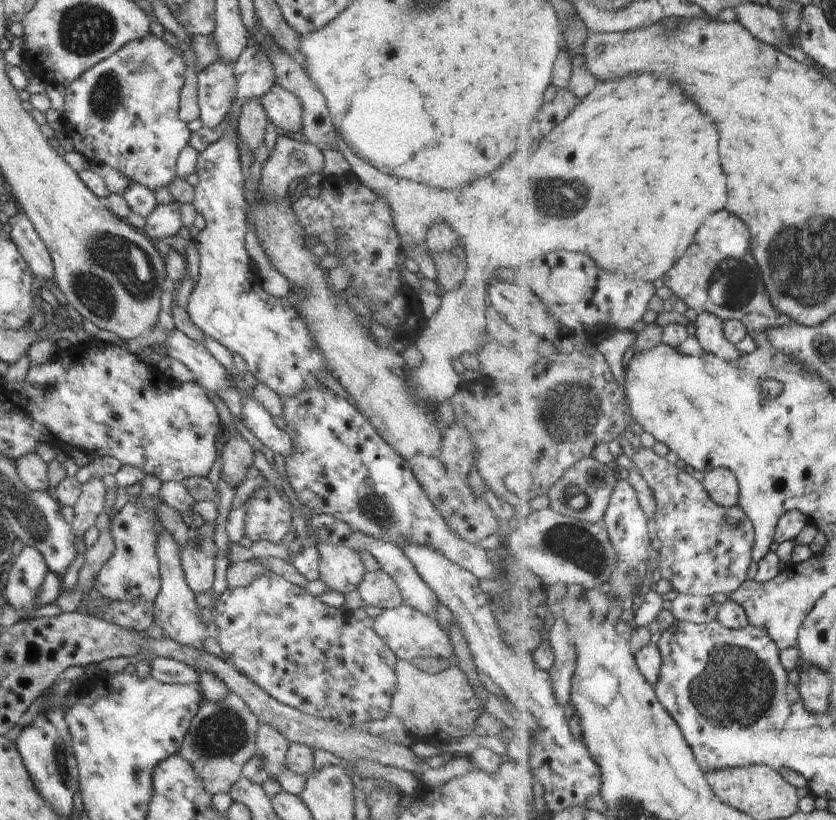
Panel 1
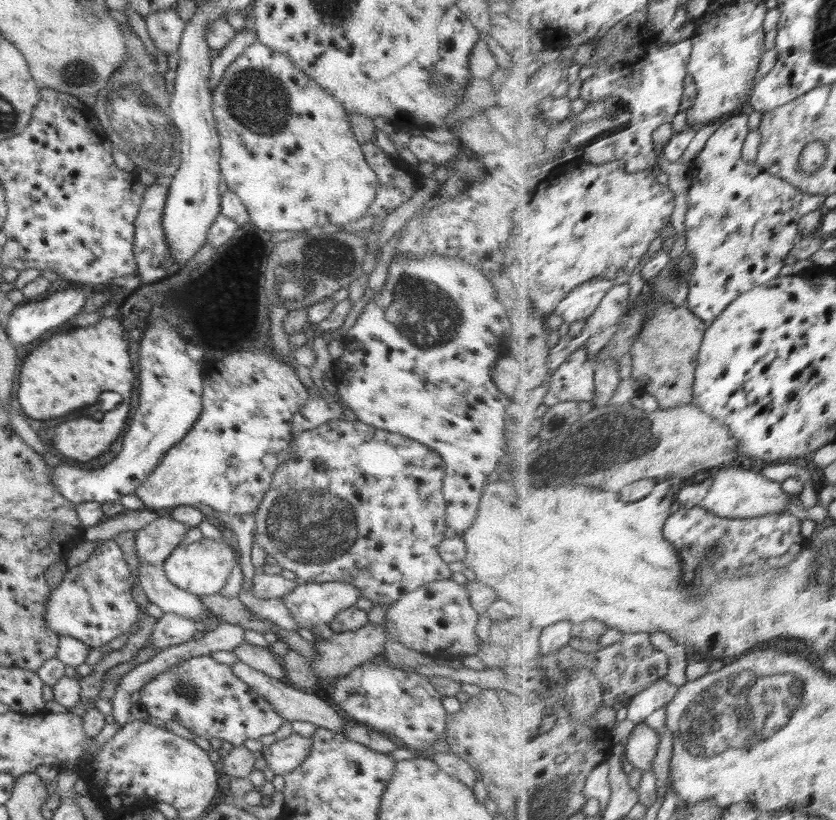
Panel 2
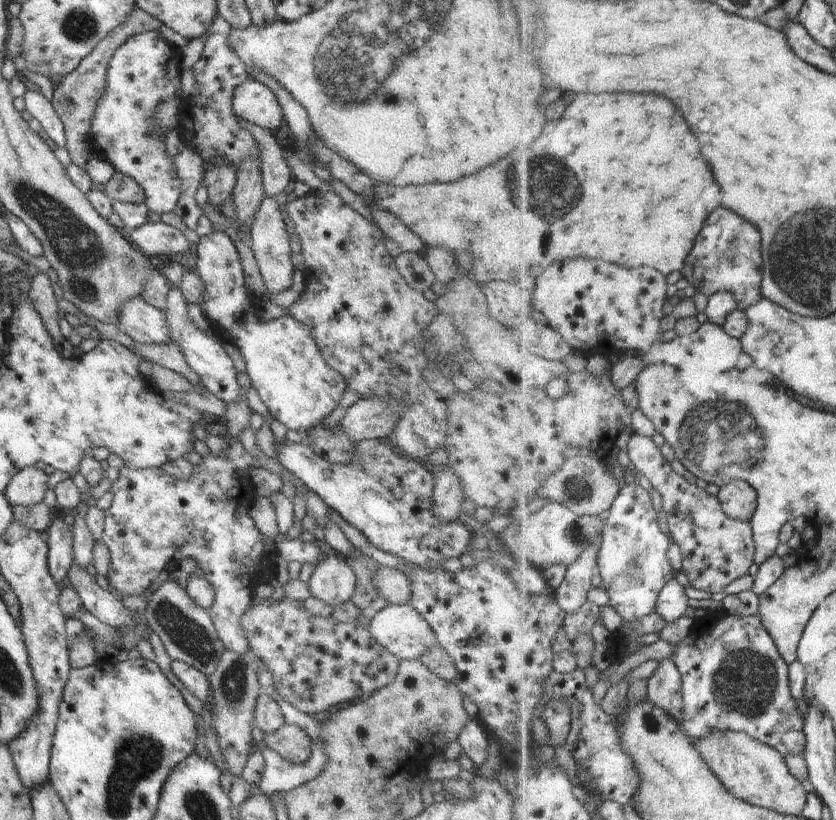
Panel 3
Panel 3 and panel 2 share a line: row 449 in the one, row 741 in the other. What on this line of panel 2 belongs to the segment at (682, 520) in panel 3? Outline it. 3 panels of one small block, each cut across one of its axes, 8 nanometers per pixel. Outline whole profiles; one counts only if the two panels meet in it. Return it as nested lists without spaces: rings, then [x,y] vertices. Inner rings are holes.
[[[645,723],[637,725],[628,740],[628,760],[642,771],[654,772],[654,758],[658,754],[660,741],[661,734],[658,734],[654,728]]]

